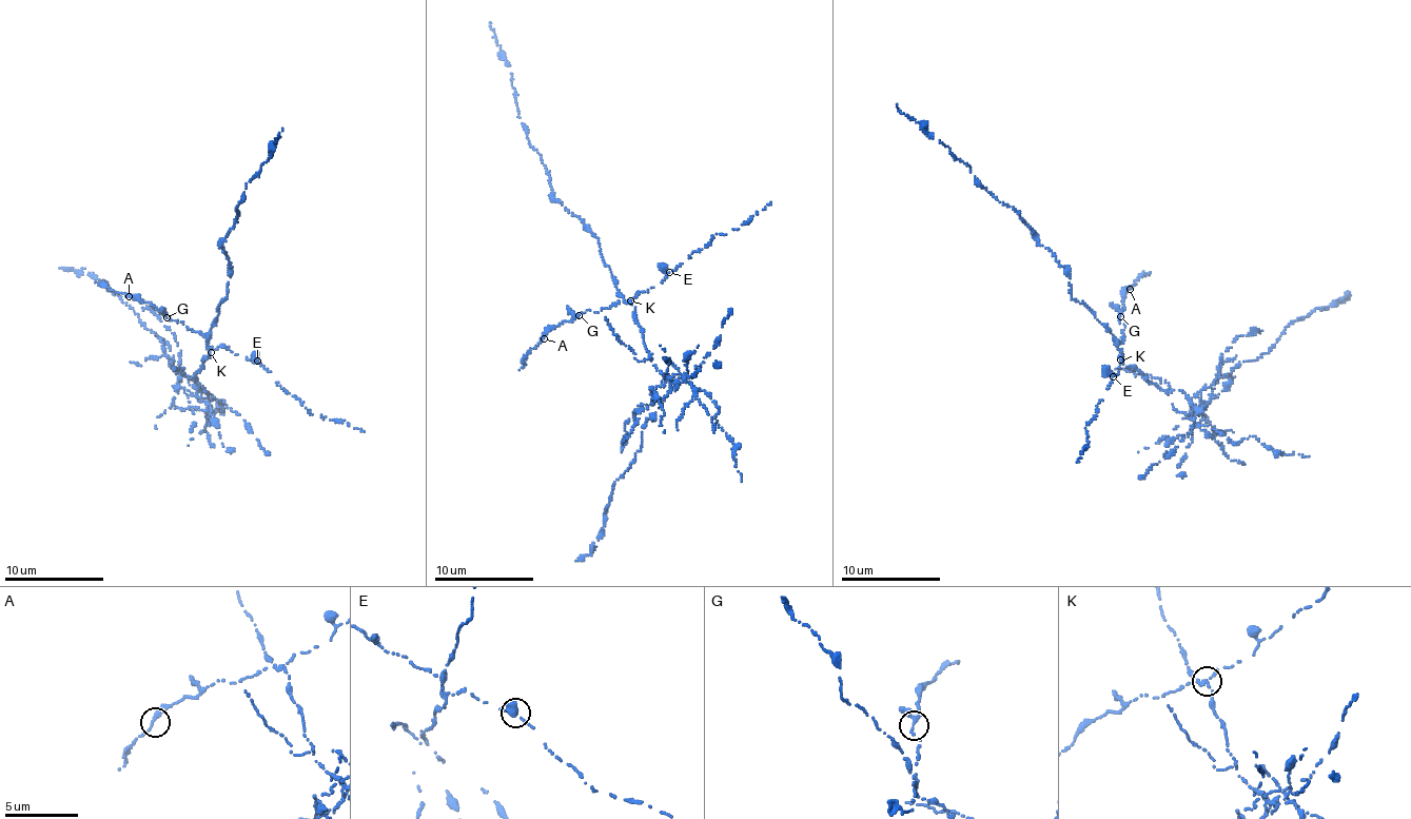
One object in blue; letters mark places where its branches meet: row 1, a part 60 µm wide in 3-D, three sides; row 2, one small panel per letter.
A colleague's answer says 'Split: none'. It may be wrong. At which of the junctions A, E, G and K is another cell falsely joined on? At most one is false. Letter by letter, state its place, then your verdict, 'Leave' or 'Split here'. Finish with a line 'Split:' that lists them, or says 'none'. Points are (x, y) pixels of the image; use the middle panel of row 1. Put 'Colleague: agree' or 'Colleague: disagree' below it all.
A: Place: (544, 338). Leave
E: Place: (669, 272). Leave
G: Place: (579, 315). Leave
K: Place: (630, 300). Split here
Split: K
Colleague: disagree

